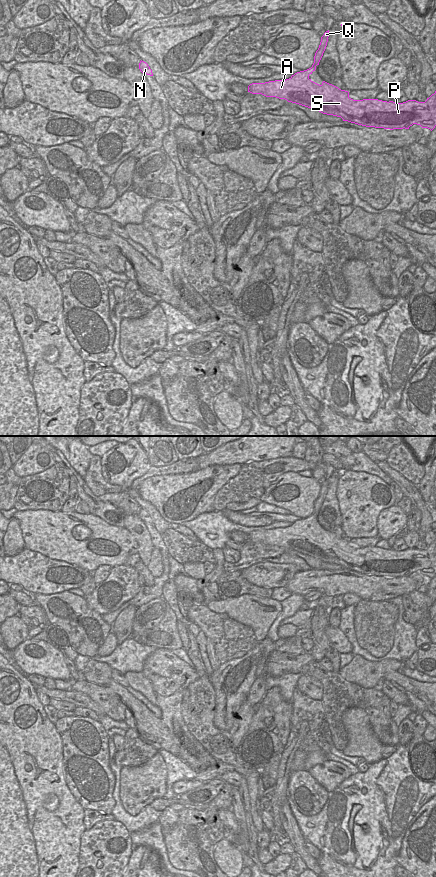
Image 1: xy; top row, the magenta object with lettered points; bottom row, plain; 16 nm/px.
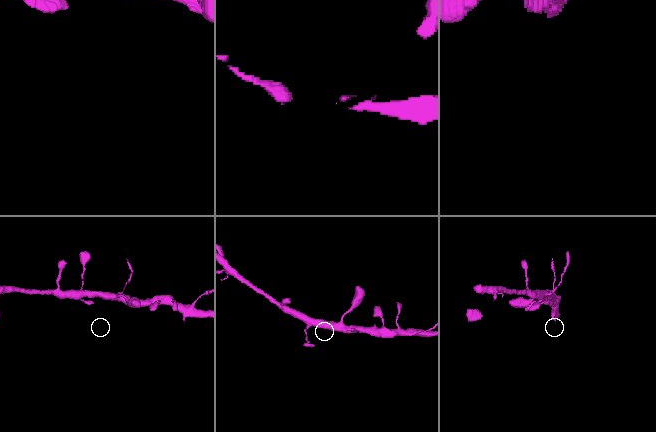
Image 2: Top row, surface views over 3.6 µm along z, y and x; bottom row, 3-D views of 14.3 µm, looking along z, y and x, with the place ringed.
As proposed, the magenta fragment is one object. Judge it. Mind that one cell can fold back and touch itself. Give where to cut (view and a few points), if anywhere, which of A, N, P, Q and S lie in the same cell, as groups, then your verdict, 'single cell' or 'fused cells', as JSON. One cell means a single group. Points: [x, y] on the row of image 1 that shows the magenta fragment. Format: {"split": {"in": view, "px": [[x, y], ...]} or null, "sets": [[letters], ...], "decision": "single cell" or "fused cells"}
{"split": {"in": "xy", "px": [[313, 63], [316, 65]]}, "sets": [["A", "N", "P", "S"], ["Q"]], "decision": "fused cells"}

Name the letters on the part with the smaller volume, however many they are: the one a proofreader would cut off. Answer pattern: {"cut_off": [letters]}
{"cut_off": ["Q"]}

